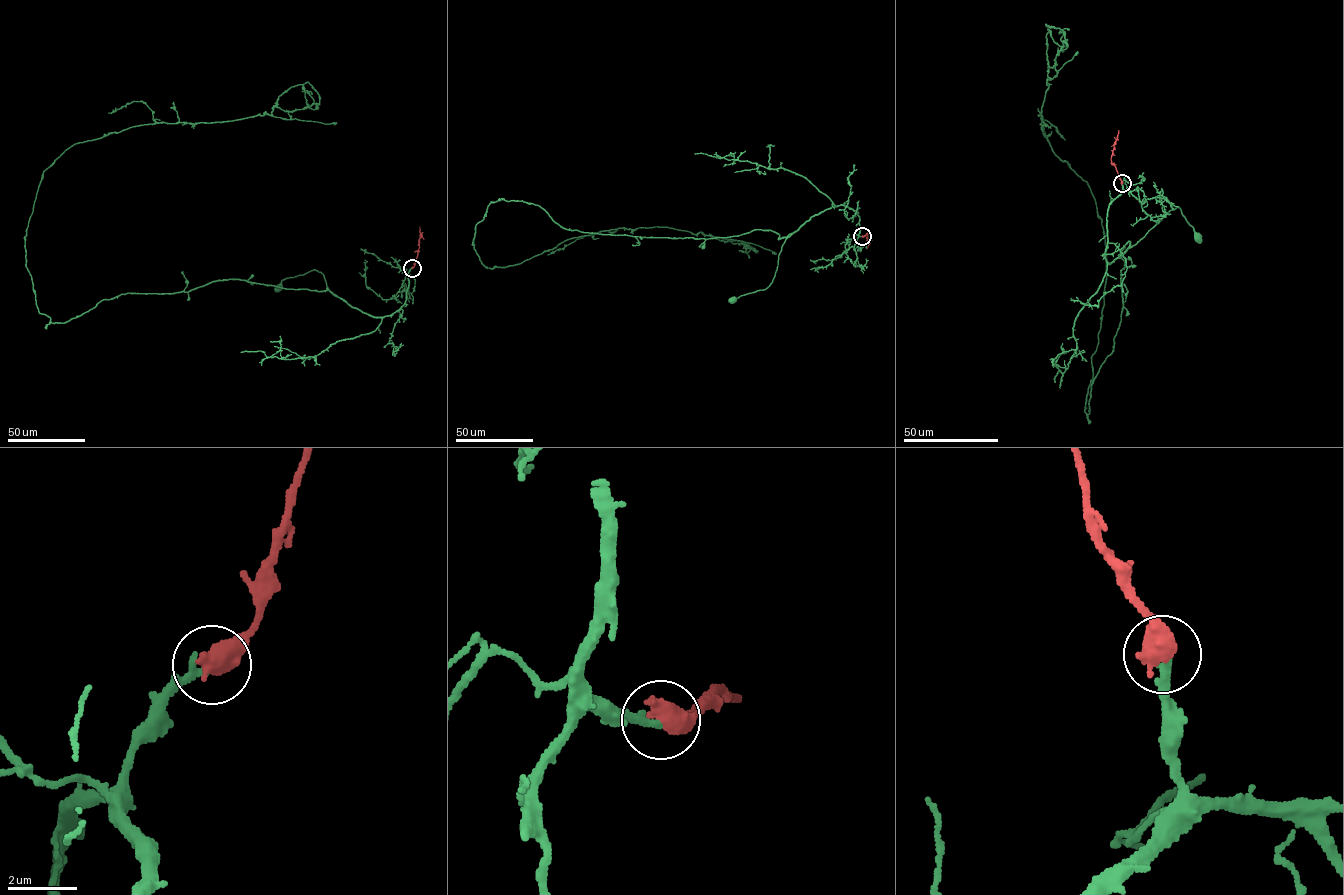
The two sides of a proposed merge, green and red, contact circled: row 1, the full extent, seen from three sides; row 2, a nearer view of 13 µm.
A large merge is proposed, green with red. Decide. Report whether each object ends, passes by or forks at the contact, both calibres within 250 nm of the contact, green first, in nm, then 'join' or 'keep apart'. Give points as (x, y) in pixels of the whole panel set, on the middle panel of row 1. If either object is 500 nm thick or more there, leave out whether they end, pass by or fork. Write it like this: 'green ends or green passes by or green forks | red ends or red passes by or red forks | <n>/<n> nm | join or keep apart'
240/650 nm | join

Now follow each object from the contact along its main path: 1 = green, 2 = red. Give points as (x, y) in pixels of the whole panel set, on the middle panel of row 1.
1: (862, 236), (859, 235), (857, 210), (840, 205), (826, 208), (812, 216), (786, 239), (768, 287), (733, 300)
2: (862, 236), (867, 234), (867, 248)

